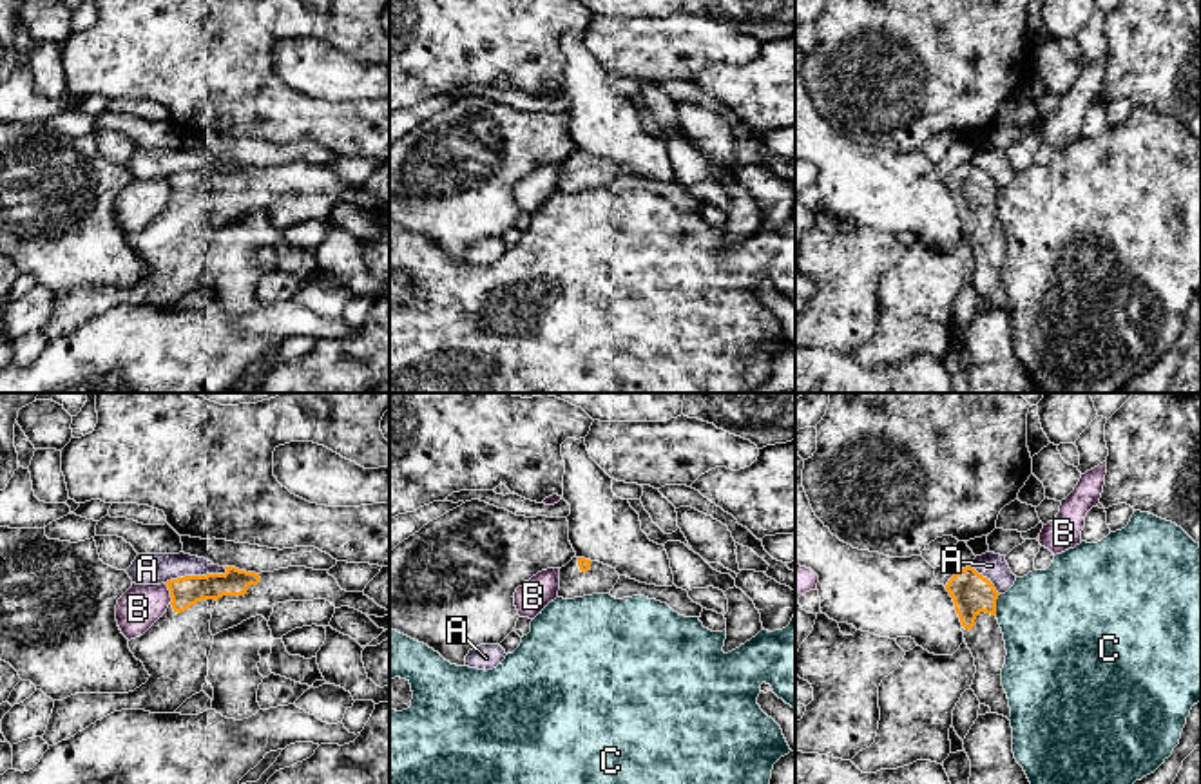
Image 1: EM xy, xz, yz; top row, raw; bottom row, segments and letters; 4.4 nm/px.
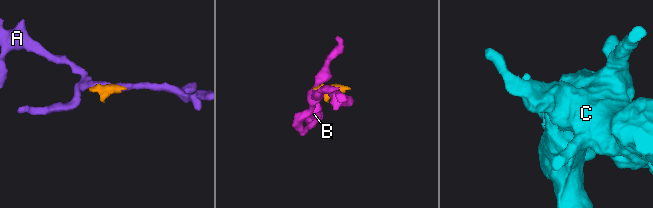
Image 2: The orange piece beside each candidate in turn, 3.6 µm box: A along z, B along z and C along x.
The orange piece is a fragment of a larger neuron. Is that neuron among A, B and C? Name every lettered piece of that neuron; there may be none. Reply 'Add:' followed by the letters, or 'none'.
Add: none

